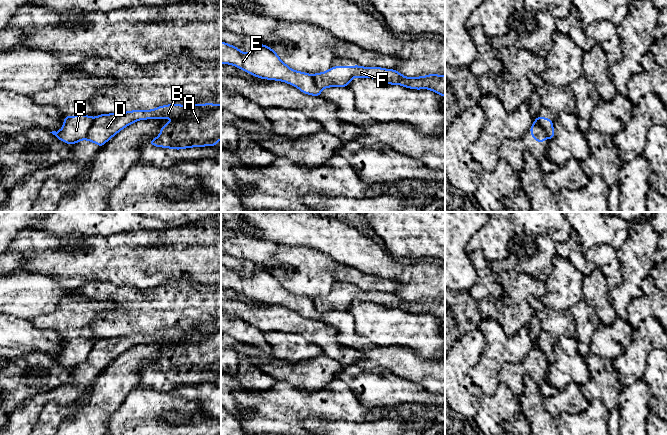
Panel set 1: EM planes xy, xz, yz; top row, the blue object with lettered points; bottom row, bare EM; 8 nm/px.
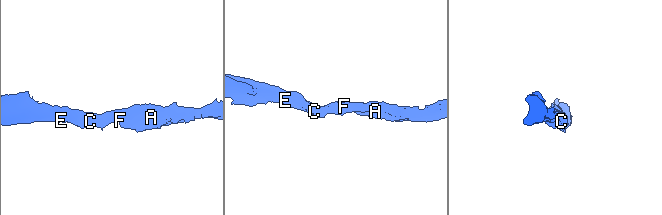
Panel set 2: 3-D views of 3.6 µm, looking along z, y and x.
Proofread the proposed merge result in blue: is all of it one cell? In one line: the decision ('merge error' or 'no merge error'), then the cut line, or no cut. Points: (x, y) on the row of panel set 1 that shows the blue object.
merge error; cut in yz along (535, 120), (546, 136)

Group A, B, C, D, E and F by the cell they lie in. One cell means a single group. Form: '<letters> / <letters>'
A B D F / C E

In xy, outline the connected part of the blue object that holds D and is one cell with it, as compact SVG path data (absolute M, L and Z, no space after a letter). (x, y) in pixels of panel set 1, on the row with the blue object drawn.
M168 104L152 110L132 110L100 114L85 137L99 148L122 129L142 119L174 118L164 124L158 137L149 145L169 149L216 146L221 139L221 104Z

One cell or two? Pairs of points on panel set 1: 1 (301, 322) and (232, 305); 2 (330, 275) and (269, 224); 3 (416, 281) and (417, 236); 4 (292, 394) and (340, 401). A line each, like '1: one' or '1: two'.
1: one
2: two
3: two
4: one

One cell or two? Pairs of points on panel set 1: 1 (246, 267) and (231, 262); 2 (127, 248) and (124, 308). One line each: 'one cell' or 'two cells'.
1: one cell
2: two cells

